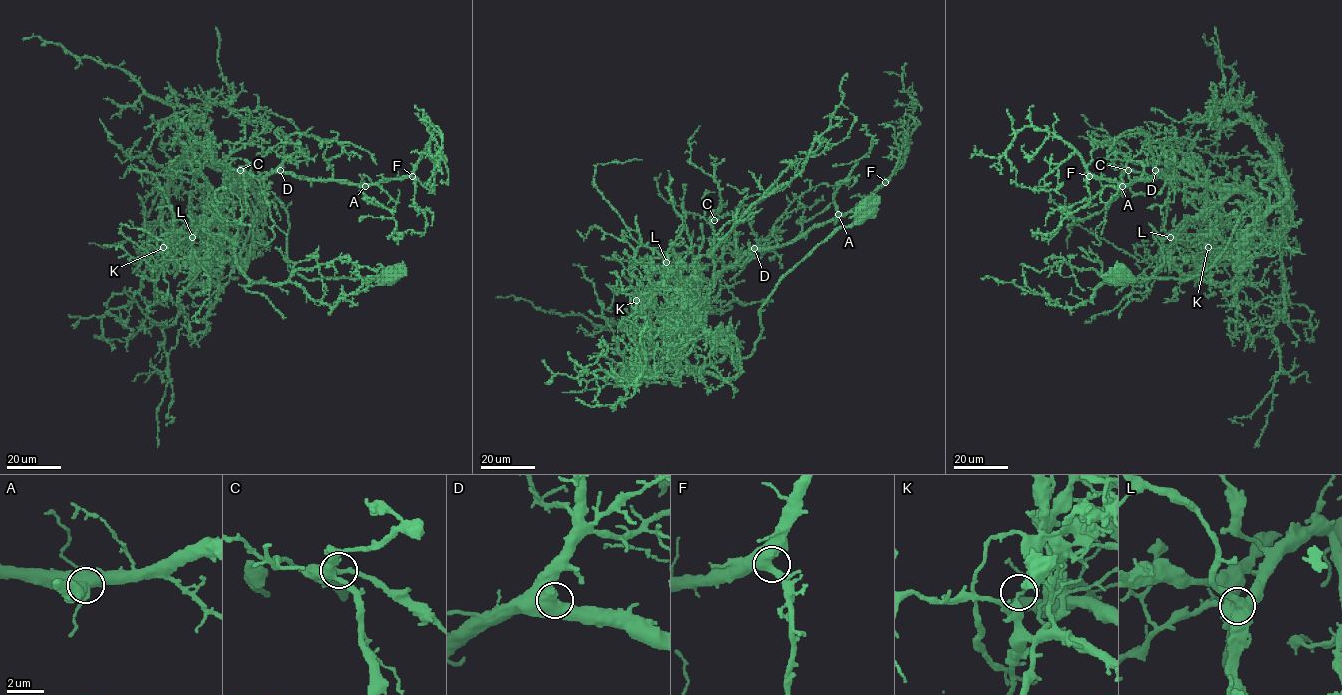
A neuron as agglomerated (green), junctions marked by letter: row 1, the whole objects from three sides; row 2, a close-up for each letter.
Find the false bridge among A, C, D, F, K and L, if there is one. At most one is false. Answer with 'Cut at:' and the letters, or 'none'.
Cut at: K

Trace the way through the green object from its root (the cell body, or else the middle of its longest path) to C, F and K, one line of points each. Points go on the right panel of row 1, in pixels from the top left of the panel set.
C: (1119, 275), (1197, 276), (1222, 253), (1243, 212), (1260, 199), (1268, 209), (1259, 216), (1246, 192), (1128, 170)
F: (1119, 275), (1197, 276), (1238, 217), (1268, 205), (1259, 216), (1248, 193), (1159, 172), (1130, 184), (1089, 176)
K: (1119, 275), (1197, 276), (1222, 253), (1238, 217), (1260, 199), (1268, 205), (1243, 257), (1197, 264), (1208, 247)

